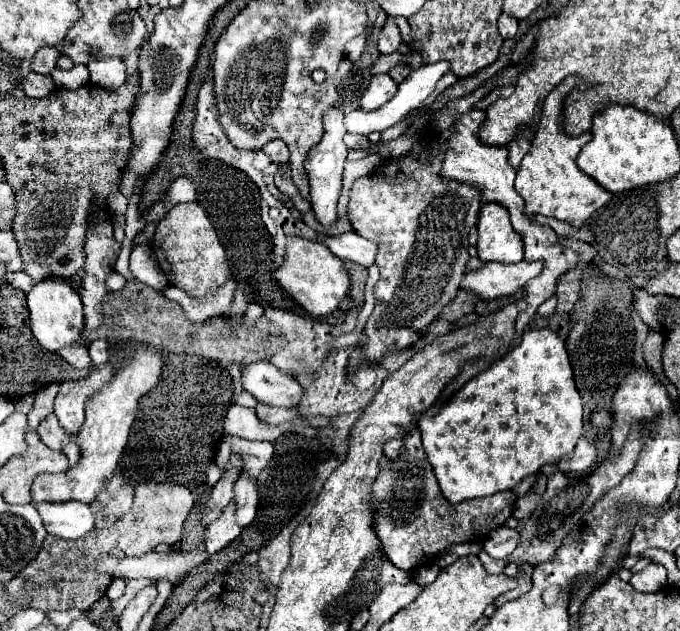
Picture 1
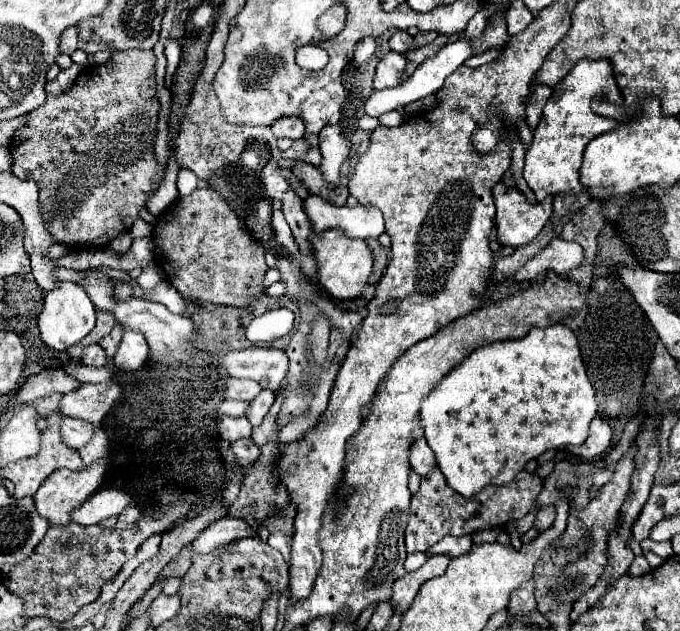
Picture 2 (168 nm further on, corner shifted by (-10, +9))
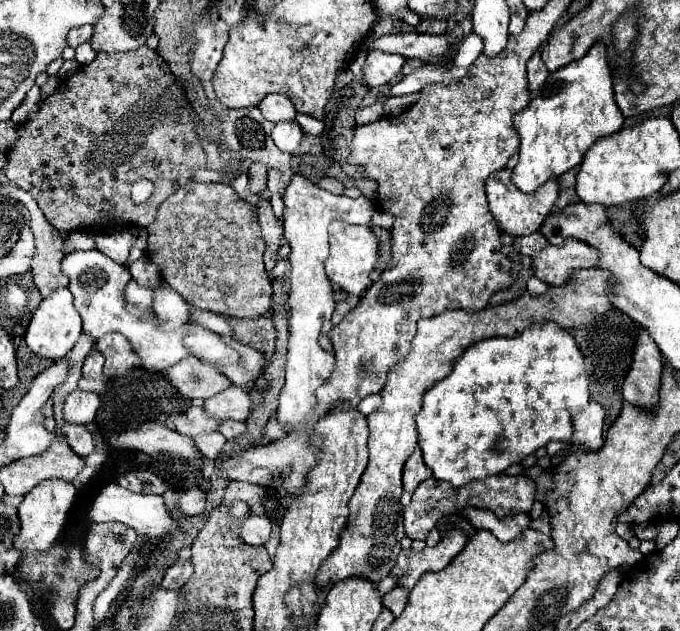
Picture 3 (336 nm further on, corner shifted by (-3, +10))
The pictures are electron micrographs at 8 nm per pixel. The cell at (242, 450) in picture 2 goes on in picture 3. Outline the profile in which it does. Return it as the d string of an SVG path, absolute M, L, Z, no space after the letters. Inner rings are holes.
M227 419L227 421L223 421L223 423L219 425L219 433L223 433L227 439L233 439L233 437L245 433L245 429L247 429L245 423L233 421L233 419Z

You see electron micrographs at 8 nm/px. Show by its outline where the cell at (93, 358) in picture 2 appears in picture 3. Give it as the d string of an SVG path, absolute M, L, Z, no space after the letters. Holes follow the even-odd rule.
M93 353L93 355L87 355L85 363L83 363L83 377L85 379L97 379L101 377L101 371L103 371L103 355L101 353Z

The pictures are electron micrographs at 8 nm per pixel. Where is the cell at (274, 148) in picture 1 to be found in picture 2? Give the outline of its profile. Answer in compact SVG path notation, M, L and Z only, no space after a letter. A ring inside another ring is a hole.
M280 118L272 124L272 132L276 138L298 140L304 134L304 122L300 118Z

